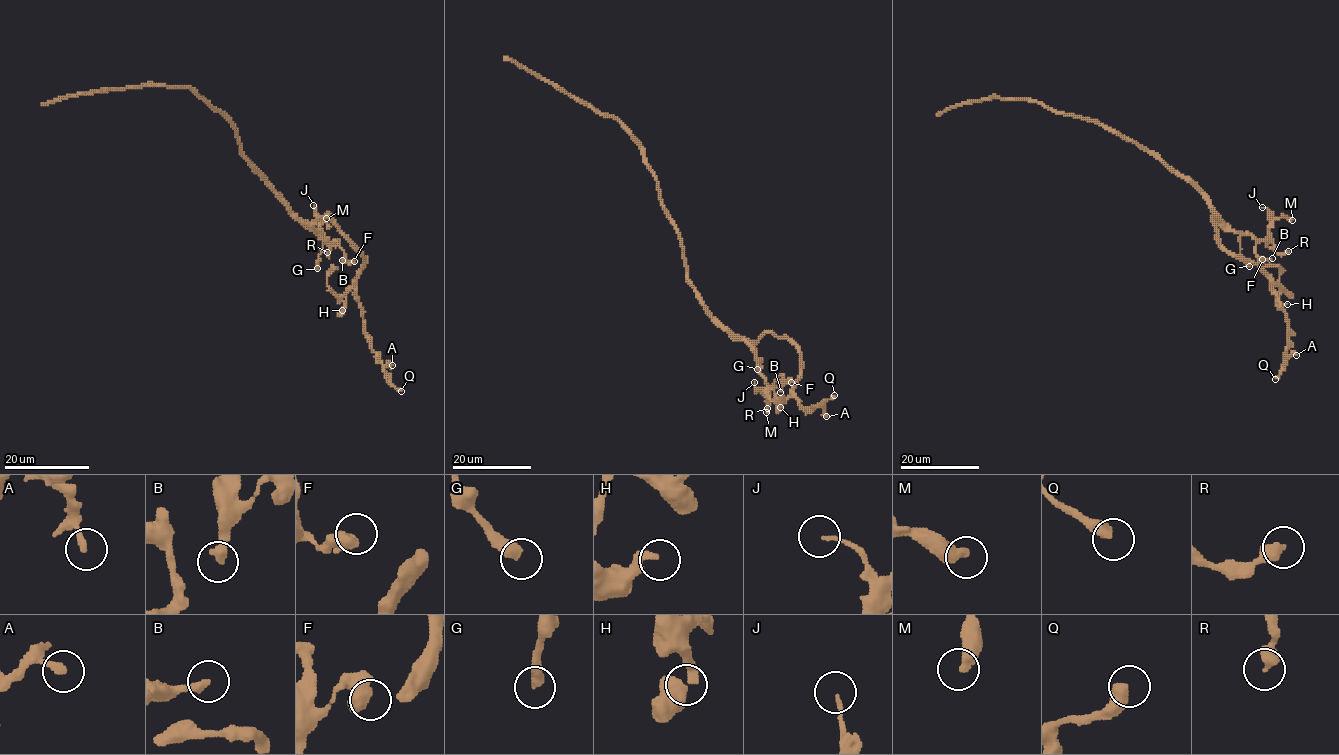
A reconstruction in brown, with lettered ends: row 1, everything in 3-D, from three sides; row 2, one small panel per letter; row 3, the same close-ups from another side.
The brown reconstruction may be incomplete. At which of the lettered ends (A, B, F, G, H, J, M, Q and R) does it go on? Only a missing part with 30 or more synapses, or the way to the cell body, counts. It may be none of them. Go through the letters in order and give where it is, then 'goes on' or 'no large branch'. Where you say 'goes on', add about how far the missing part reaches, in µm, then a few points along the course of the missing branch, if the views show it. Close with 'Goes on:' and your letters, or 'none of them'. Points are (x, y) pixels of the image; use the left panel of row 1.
A: (392, 365) | no large branch
B: (342, 260) | no large branch
F: (354, 261) | no large branch
G: (317, 268) | no large branch
H: (342, 310) | no large branch
J: (313, 205) | goes on | 6 µm
M: (326, 218) | no large branch
Q: (401, 391) | no large branch
R: (327, 252) | no large branch
Goes on: J

